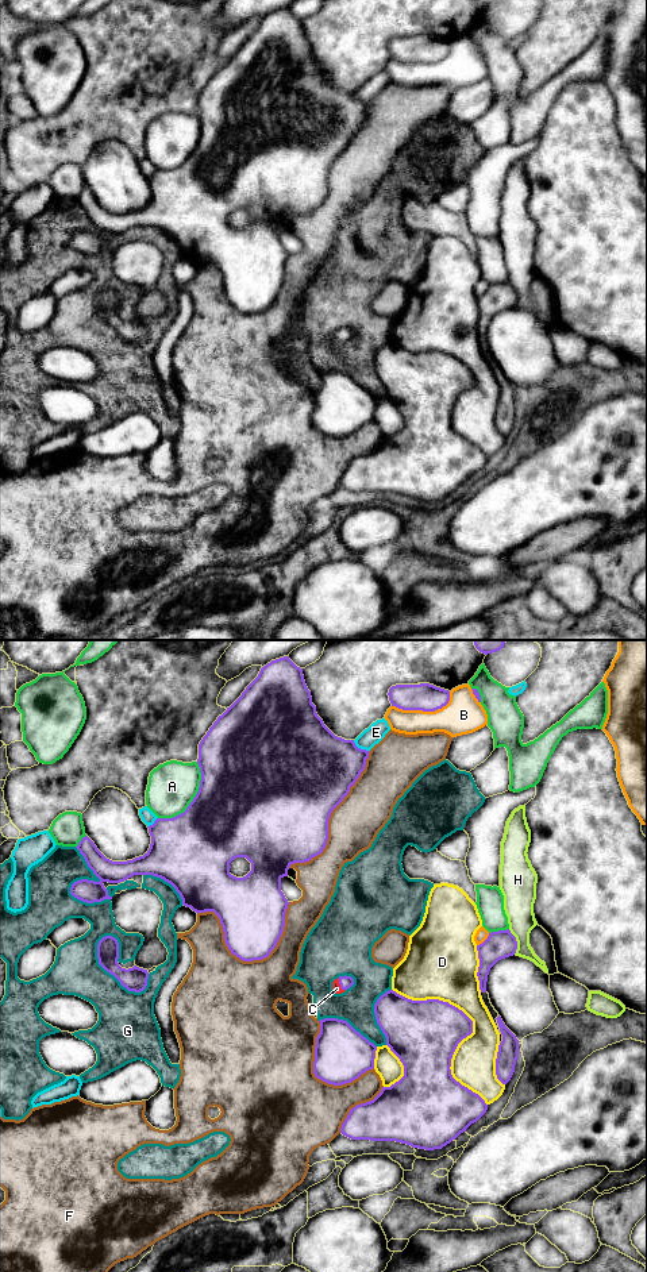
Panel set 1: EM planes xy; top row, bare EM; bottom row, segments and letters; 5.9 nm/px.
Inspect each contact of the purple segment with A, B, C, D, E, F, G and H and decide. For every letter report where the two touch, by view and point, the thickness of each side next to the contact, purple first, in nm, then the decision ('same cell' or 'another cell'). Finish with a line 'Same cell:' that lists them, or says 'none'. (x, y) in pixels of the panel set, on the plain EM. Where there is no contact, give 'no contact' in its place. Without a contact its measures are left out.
A: contact xy (193, 151); calibres 500 and 280 nm; another cell
B: contact xy (424, 62); calibres 170 and 220 nm; another cell
C: contact xy (339, 335); calibres 80 and 50 nm; same cell
D: contact xy (472, 380); calibres 380 and 260 nm; another cell
E: contact xy (359, 100); calibres 400 and 110 nm; another cell
F: contact xy (247, 312); calibres 380 and 480 nm; another cell
G: contact xy (110, 324); calibres 140 and 280 nm; another cell
H: contact xy (516, 293); calibres 170 and 180 nm; another cell
Same cell: C

